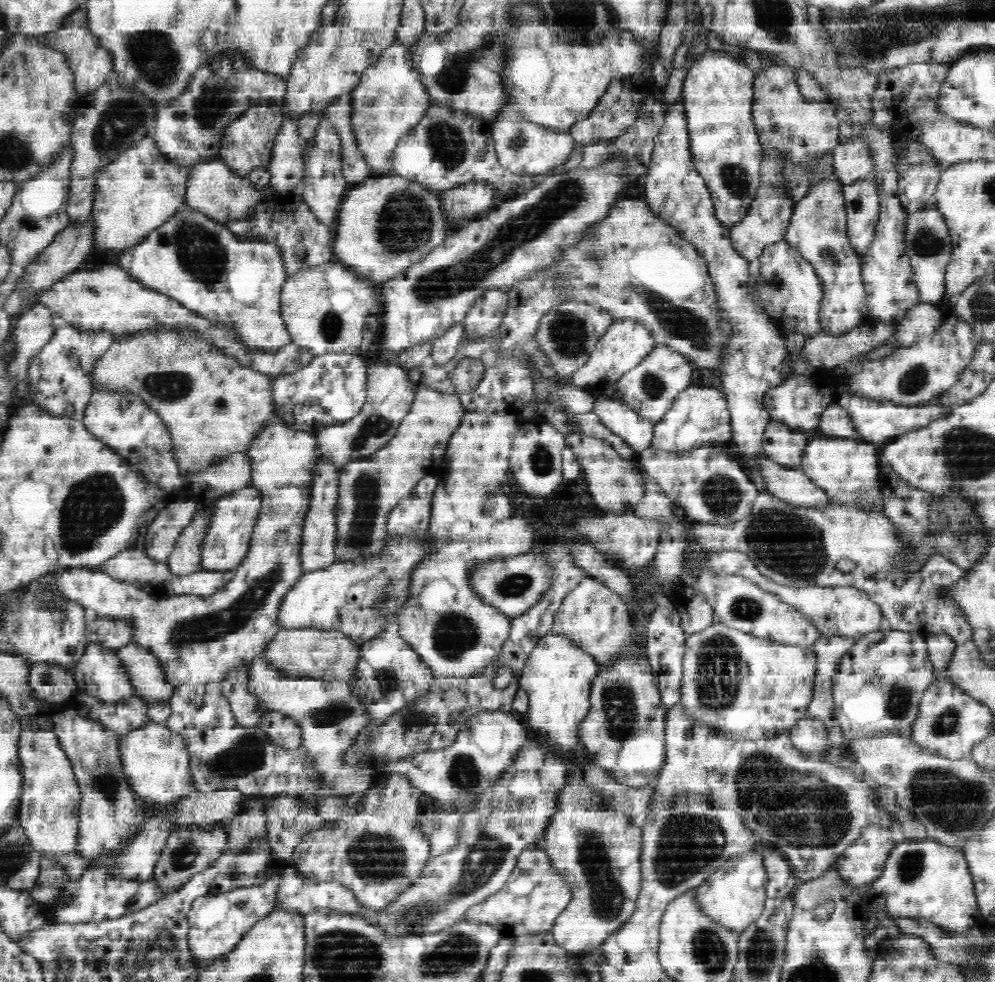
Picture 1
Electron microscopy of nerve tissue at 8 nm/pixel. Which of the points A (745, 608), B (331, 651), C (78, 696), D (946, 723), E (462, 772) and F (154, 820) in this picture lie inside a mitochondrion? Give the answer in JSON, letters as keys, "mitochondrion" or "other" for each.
{"A":"mitochondrion","B":"other","C":"other","D":"mitochondrion","E":"mitochondrion","F":"other"}

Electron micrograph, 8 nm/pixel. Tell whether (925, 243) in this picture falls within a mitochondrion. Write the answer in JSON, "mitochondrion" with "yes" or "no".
{"mitochondrion":"yes"}

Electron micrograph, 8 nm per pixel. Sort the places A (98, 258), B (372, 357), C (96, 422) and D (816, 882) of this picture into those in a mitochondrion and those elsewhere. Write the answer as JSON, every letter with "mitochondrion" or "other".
{"A":"other","B":"other","C":"other","D":"other"}

